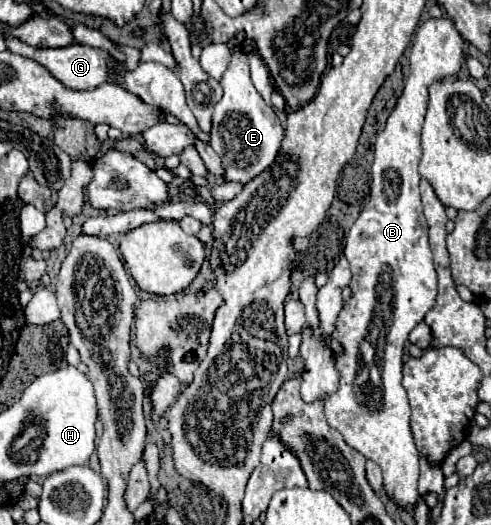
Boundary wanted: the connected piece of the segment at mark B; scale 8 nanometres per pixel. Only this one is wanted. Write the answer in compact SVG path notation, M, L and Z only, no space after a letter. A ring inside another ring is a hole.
M450 17L426 19L418 31L410 53L410 77L406 81L404 93L400 95L396 109L386 121L384 131L376 137L376 153L372 163L372 185L370 185L370 199L364 203L364 209L356 223L352 225L344 257L350 261L352 267L352 297L344 301L344 307L336 321L334 337L344 345L344 353L336 355L336 365L340 371L340 389L338 393L326 397L326 419L328 425L342 433L346 443L360 451L366 459L372 459L380 465L384 475L384 489L388 497L398 507L416 505L418 501L418 449L412 439L410 431L410 405L406 391L402 387L402 355L404 343L408 341L410 331L424 319L424 315L434 307L436 301L436 271L432 263L432 253L428 247L428 225L423 215L418 191L418 159L422 155L420 147L420 131L424 123L426 103L428 103L428 85L440 81L442 77L456 75L462 65L464 57L464 37L456 29ZM378 367L378 381L370 383L370 371Z

